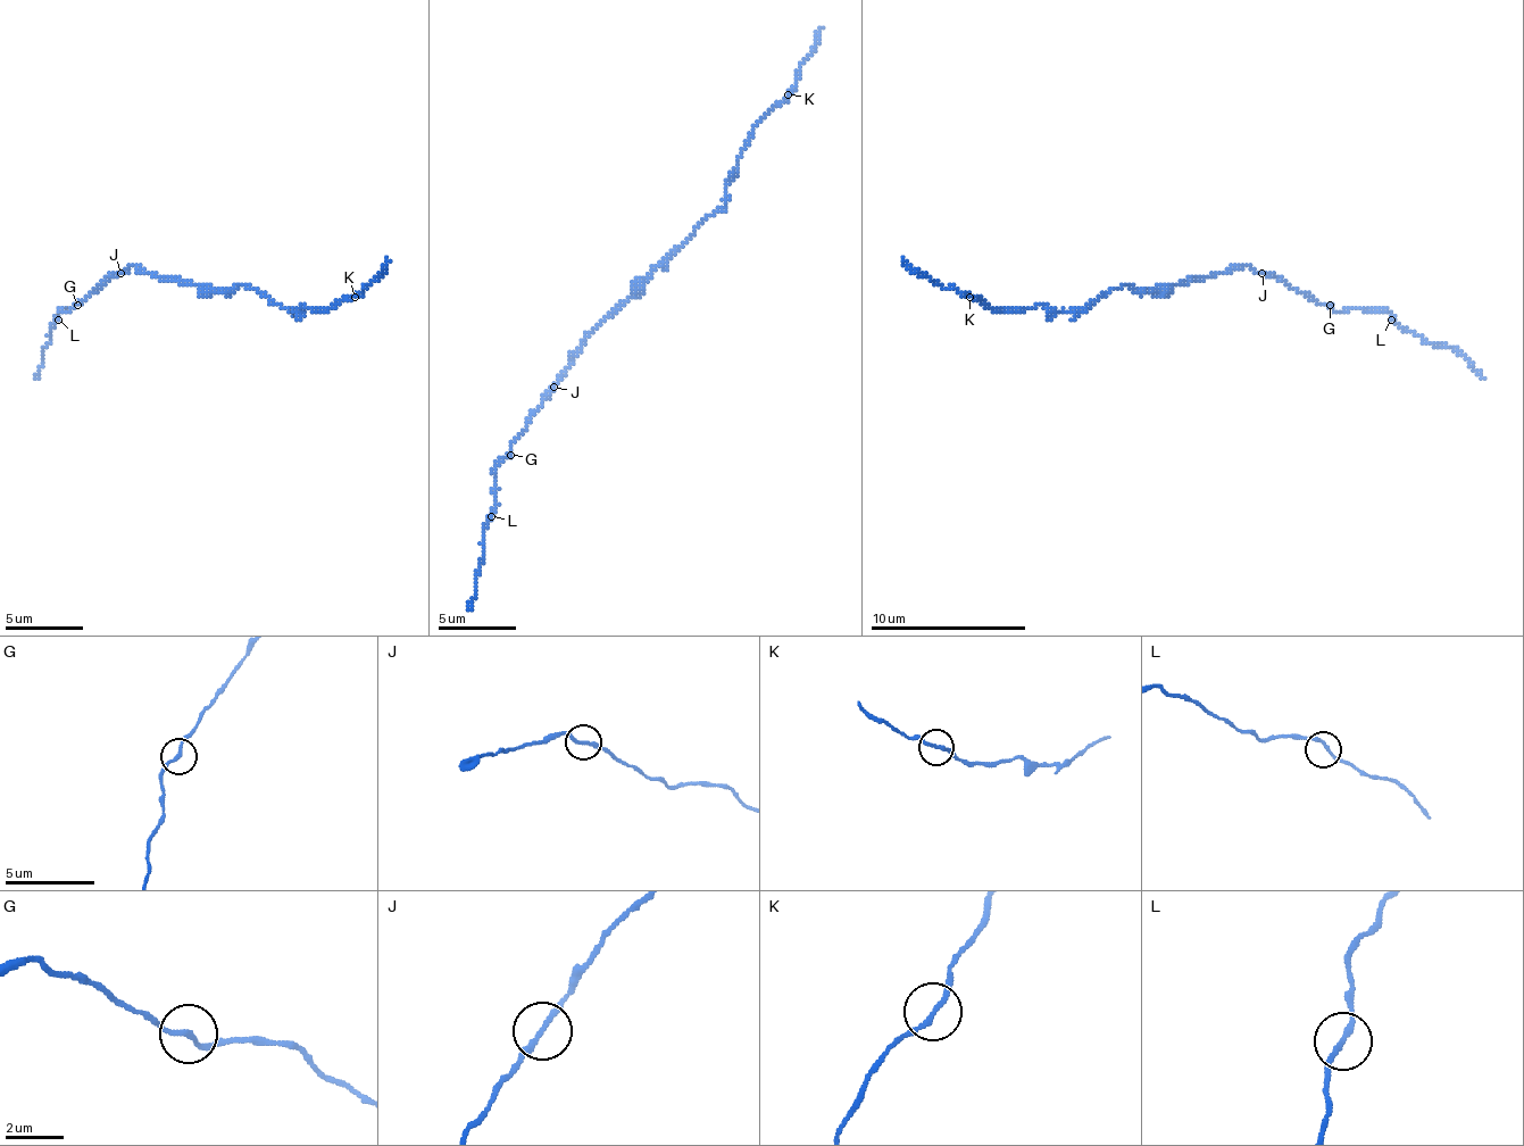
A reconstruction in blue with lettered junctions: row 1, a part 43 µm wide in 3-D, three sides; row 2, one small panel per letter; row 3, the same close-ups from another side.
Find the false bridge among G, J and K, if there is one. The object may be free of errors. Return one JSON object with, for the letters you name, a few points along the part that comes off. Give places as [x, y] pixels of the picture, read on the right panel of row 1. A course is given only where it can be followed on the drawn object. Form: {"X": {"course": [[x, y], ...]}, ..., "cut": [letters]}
{"cut": []}

